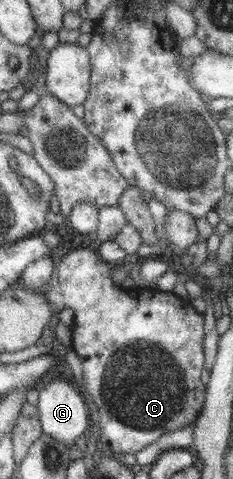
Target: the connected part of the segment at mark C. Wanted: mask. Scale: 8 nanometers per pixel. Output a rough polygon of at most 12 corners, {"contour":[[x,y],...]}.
{"contour":[[72,247],[45,289],[102,447],[138,454],[205,410],[206,316]]}

